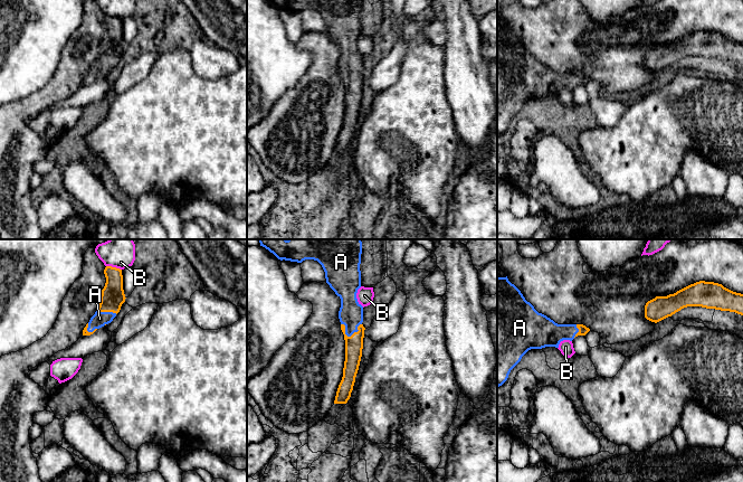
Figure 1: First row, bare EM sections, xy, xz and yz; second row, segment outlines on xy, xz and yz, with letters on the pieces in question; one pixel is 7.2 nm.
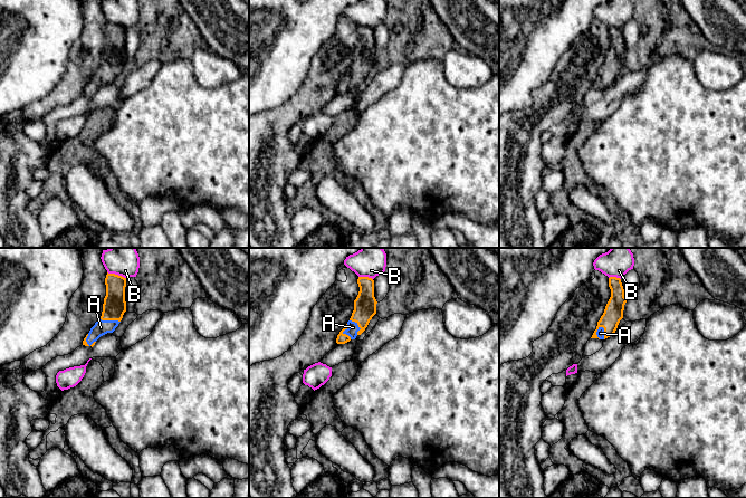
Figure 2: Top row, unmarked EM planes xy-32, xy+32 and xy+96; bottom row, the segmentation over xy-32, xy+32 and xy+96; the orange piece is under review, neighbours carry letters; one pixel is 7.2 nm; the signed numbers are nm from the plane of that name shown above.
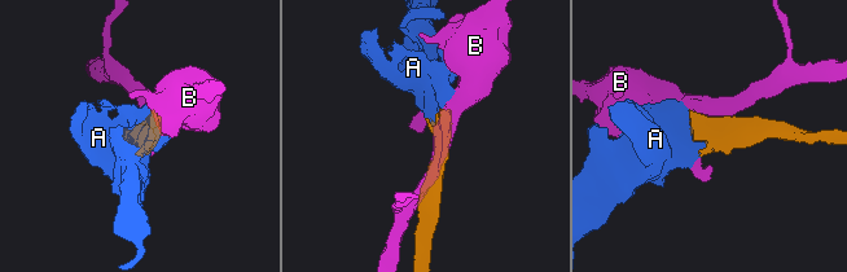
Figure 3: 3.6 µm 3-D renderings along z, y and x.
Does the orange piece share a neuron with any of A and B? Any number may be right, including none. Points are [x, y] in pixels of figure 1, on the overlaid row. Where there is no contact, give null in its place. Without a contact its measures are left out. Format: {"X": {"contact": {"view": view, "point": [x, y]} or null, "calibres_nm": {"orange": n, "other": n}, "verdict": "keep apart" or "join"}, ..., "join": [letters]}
{"A": {"contact": {"view": "xz", "point": [349, 337]}, "calibres_nm": {"orange": 130, "other": 180}, "verdict": "join"}, "B": {"contact": {"view": "xy", "point": [114, 267]}, "calibres_nm": {"orange": 170, "other": 220}, "verdict": "keep apart"}, "join": ["A"]}

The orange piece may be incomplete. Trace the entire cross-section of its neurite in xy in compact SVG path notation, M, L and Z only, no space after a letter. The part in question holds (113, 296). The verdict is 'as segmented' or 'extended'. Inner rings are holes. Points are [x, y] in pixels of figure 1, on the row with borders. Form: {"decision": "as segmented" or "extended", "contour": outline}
{"decision": "extended", "contour": "M106 266L104 274L106 283L102 290L99 306L84 328L83 335L91 335L97 329L111 323L125 302L122 270Z"}

